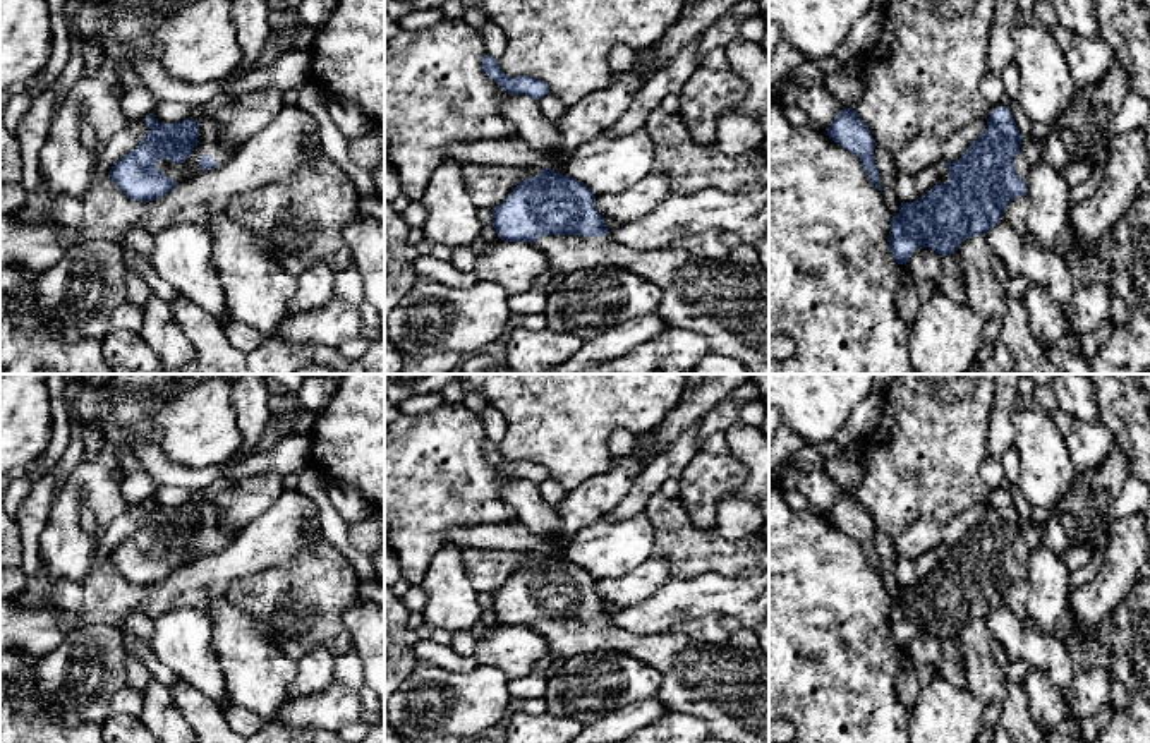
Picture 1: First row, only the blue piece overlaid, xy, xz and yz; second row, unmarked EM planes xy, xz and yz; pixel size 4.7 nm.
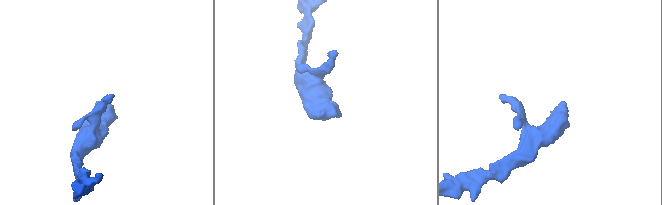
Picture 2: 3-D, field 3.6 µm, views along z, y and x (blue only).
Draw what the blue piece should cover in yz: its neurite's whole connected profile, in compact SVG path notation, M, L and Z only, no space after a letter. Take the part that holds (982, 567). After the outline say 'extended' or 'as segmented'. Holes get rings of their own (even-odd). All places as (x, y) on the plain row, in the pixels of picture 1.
M997 491L987 503L987 513L953 547L947 547L949 566L939 566L913 587L901 587L891 604L889 633L898 649L906 649L918 631L930 631L941 642L954 638L963 625L985 619L1001 602L1006 590L1026 580L1026 561L1042 544L1033 523L1023 522L1008 491Z | extended

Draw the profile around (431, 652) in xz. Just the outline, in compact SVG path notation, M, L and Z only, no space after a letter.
M419 640L414 645L414 654L419 664L431 664L450 671L472 671L479 666L474 655L462 655L451 645L434 640Z

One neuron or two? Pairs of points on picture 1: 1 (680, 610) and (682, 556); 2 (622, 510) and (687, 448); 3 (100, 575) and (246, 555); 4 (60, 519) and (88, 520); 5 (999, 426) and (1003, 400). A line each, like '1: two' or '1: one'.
1: two
2: one
3: one
4: two
5: one

